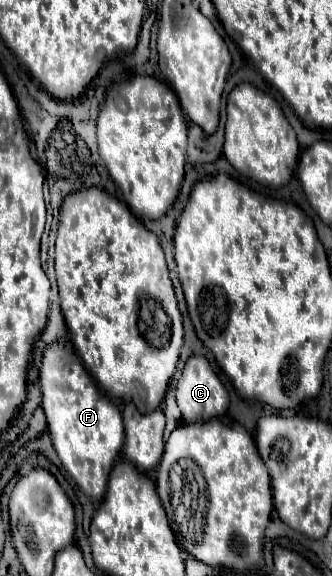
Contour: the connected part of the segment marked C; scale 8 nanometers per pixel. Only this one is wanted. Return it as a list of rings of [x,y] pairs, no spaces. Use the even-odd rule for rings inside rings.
[[[191,355],[175,387],[175,397],[185,423],[223,417],[229,409],[229,395],[209,361],[203,355]]]

